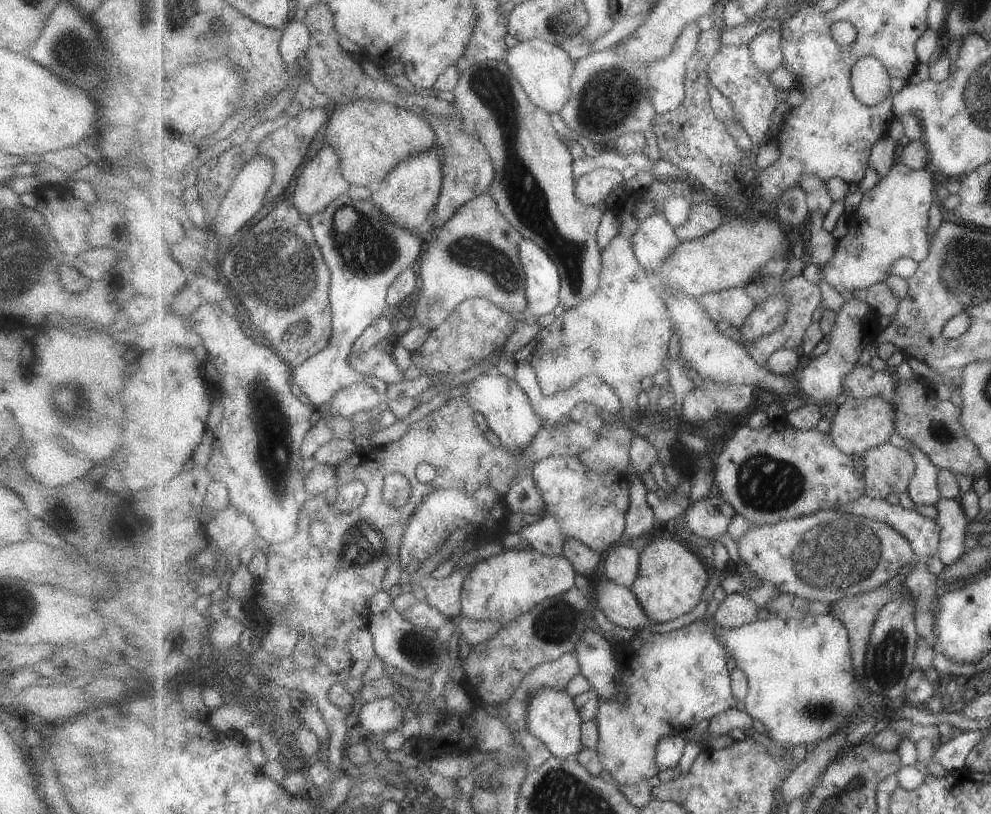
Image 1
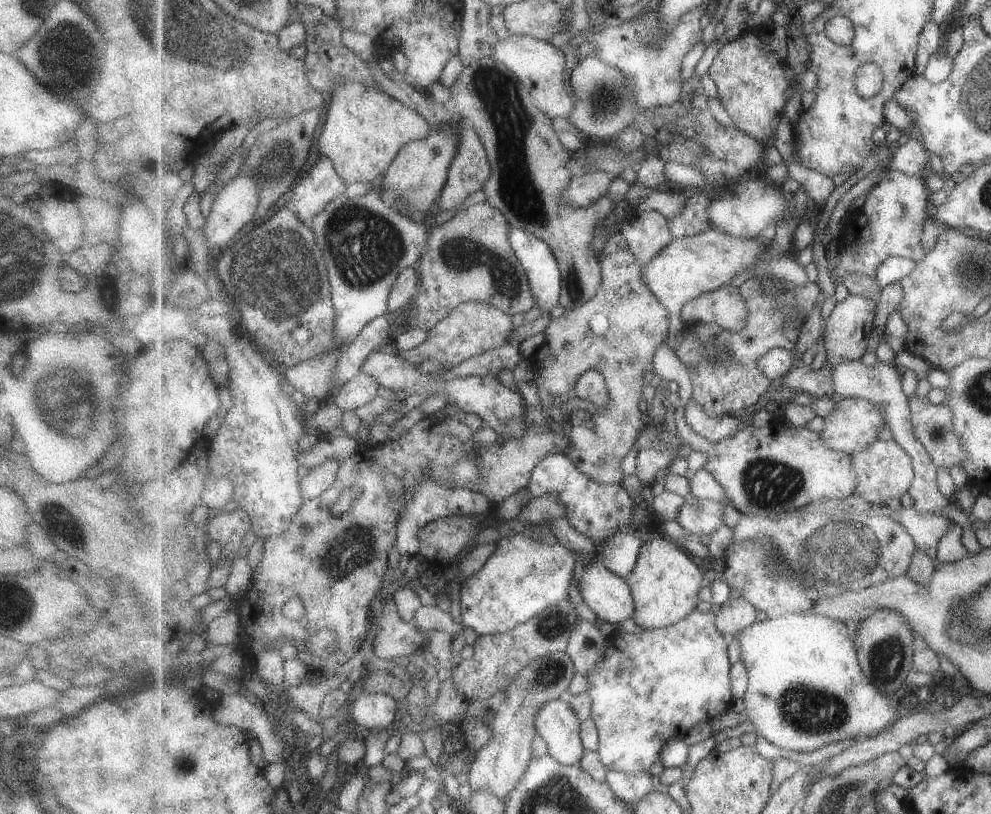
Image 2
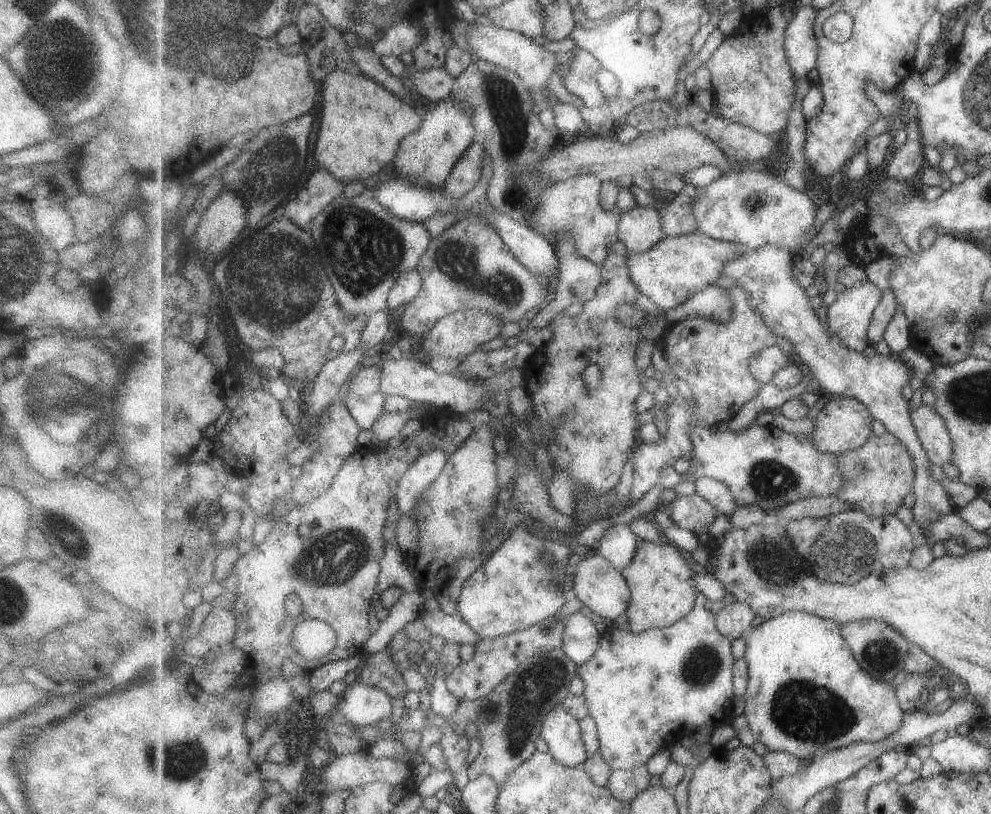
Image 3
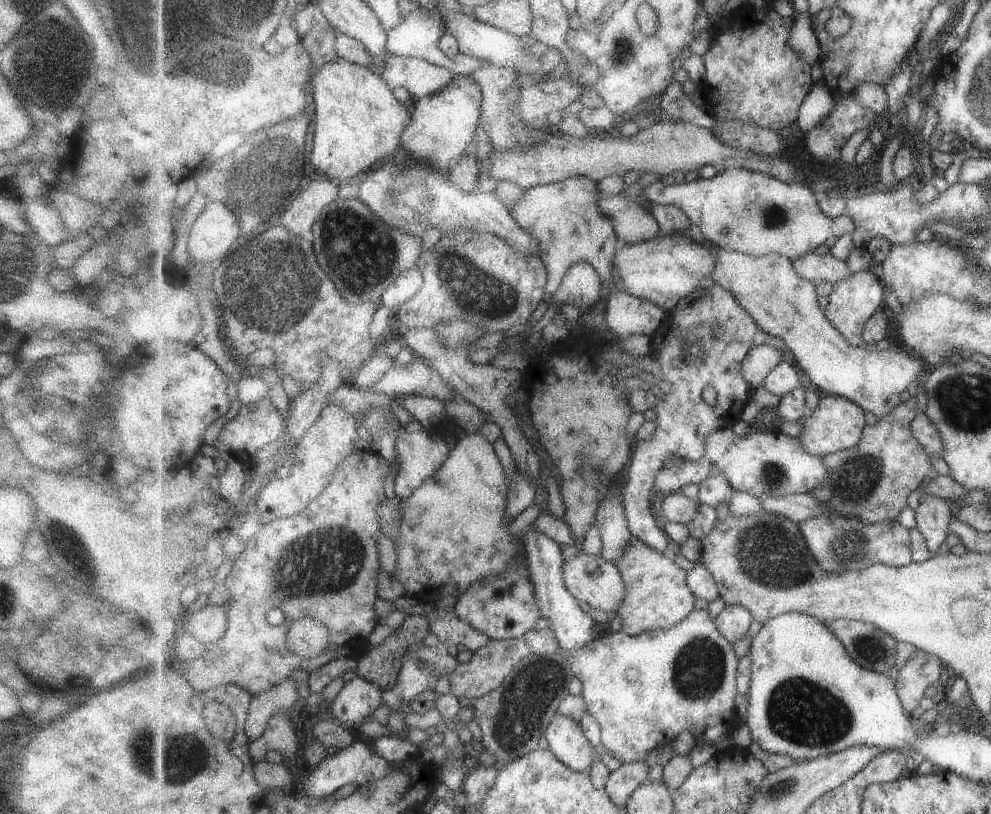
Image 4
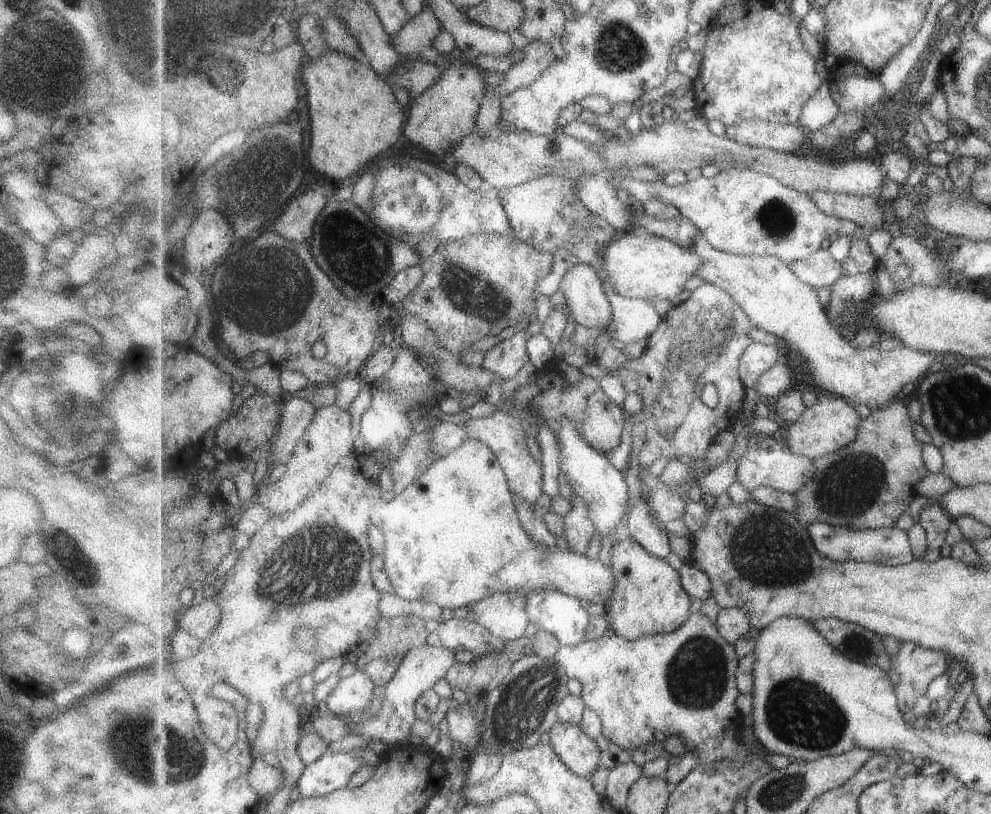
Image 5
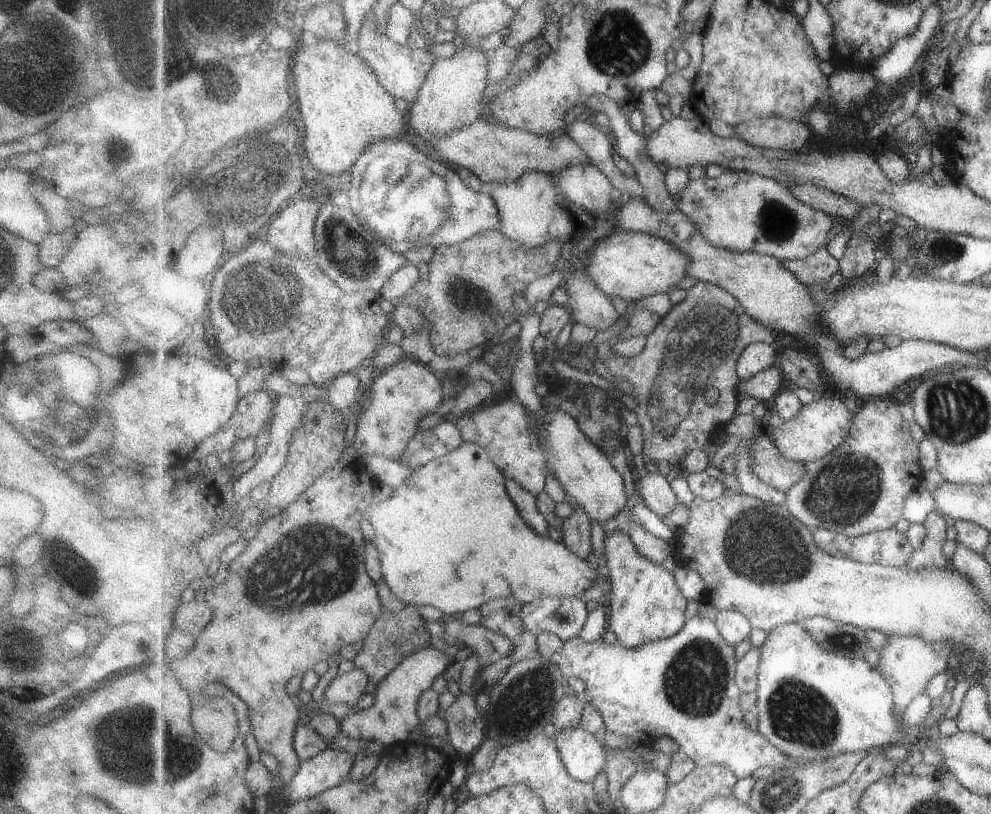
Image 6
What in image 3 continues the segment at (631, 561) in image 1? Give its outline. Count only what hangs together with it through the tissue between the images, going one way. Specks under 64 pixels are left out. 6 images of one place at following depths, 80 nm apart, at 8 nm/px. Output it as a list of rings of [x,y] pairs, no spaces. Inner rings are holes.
[[[616,525],[605,530],[605,534],[596,543],[595,552],[609,559],[622,572],[635,558],[639,545],[640,538],[630,525]]]

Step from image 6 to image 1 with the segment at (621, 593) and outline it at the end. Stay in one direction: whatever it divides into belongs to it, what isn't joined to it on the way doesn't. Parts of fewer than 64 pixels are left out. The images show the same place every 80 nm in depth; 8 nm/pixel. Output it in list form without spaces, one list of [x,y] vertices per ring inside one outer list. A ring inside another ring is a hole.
[[[665,535],[641,551],[639,576],[630,589],[656,624],[681,618],[697,608],[699,602],[705,599],[709,580],[709,572],[699,556],[678,542],[677,537]]]

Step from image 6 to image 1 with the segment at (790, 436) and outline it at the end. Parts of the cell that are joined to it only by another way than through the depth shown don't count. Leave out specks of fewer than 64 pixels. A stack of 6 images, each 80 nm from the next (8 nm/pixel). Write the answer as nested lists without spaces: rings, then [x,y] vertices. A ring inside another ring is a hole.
[[[848,397],[841,406],[837,407],[828,433],[837,448],[848,455],[862,457],[868,450],[885,444],[893,436],[893,433],[897,433],[896,405],[881,397],[869,397],[868,399]]]

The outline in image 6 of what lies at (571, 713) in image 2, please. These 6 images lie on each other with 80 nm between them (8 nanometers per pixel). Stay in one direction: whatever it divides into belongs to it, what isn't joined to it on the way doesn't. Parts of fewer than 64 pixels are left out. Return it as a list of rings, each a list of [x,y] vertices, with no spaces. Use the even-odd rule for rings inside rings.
[[[578,727],[572,730],[561,730],[556,733],[554,740],[559,748],[562,762],[573,779],[579,782],[593,781],[597,774],[603,772],[607,748],[599,743],[595,734]]]

